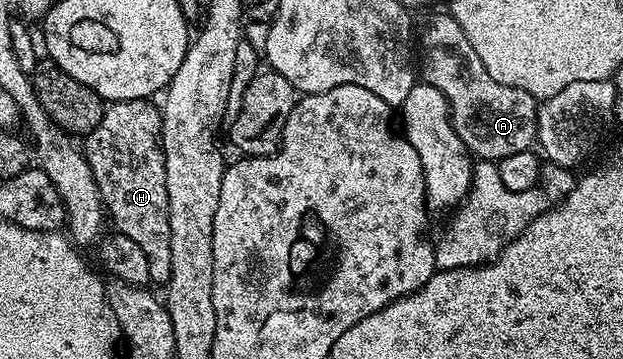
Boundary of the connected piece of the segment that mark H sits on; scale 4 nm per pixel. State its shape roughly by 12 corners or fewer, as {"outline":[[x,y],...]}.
{"outline":[[110,101],[83,138],[116,233],[171,276],[161,106]]}

